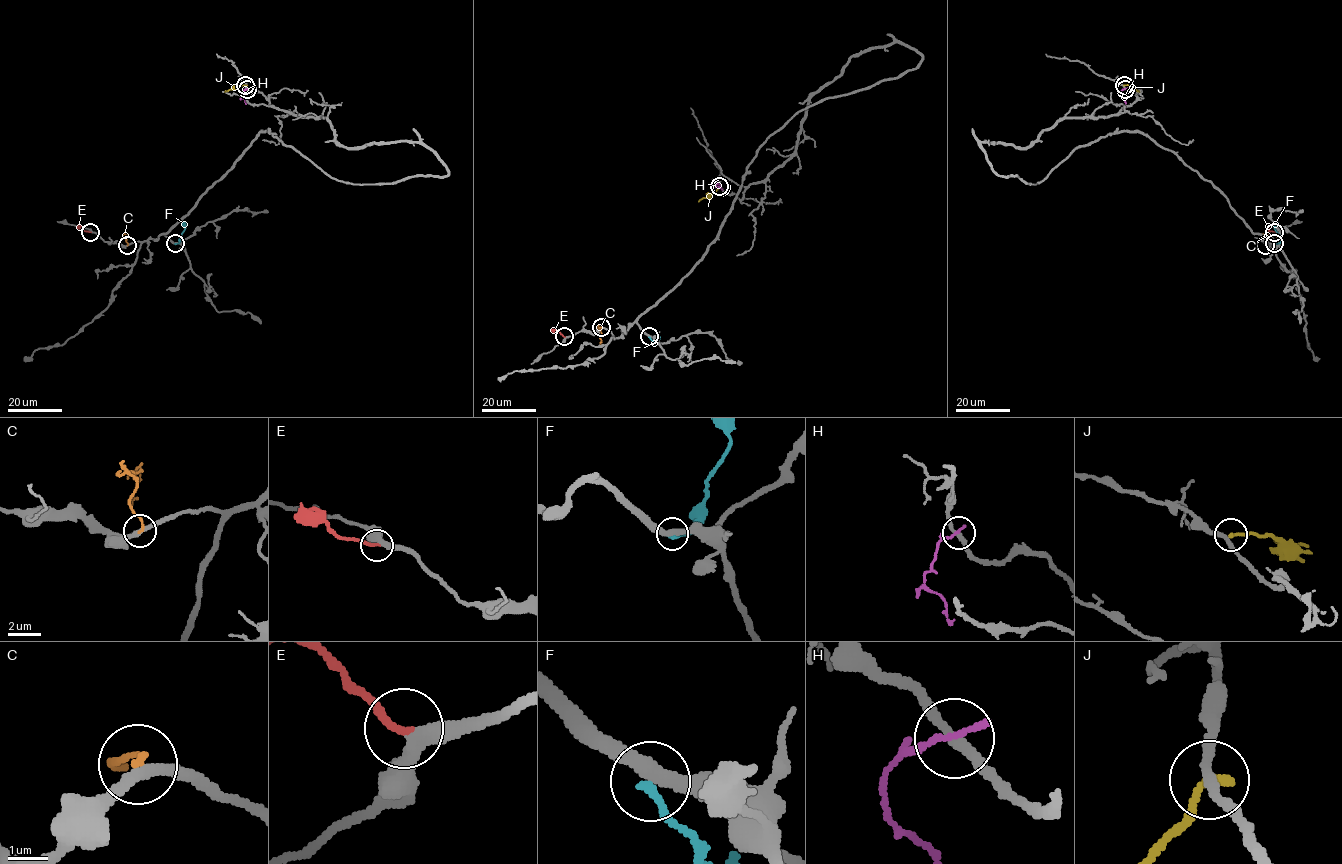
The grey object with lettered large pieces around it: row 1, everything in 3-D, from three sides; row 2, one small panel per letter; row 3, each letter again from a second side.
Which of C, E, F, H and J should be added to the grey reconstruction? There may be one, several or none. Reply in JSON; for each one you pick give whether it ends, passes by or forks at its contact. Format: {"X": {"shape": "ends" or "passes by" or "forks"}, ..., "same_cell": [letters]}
{"E": {"shape": "ends"}, "same_cell": ["E"]}

